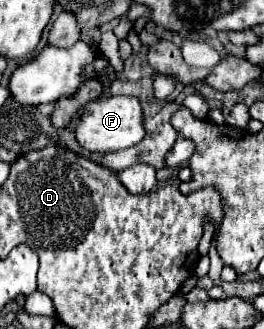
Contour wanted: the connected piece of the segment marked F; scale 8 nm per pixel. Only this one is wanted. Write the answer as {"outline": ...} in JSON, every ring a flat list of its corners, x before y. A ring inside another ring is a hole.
{"outline":[[104,97,98,101,90,101,74,129,76,141,80,147,88,151,98,151,98,153,110,153,110,151,120,151,126,147,136,145,142,139,142,107,136,101,136,97]]}

